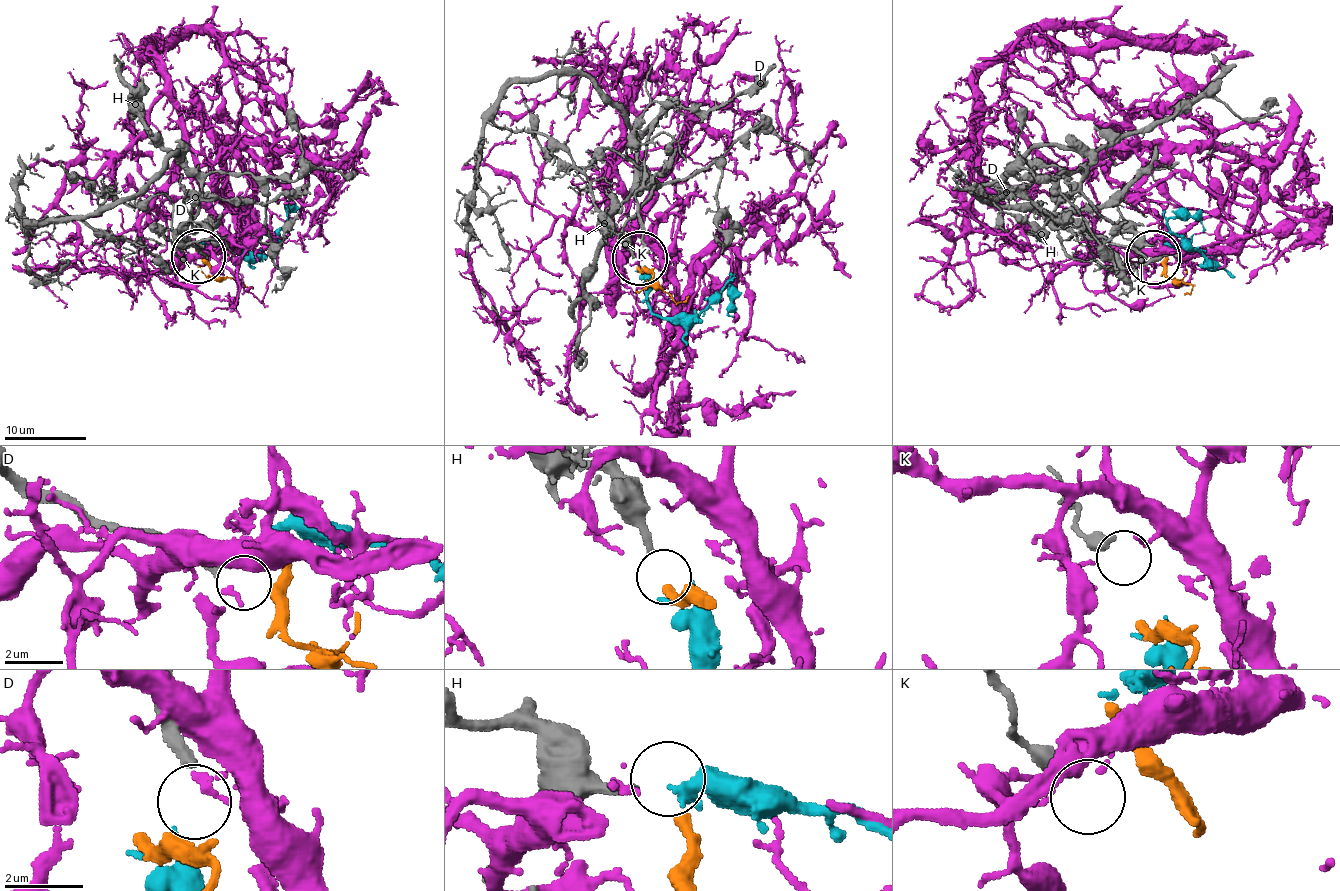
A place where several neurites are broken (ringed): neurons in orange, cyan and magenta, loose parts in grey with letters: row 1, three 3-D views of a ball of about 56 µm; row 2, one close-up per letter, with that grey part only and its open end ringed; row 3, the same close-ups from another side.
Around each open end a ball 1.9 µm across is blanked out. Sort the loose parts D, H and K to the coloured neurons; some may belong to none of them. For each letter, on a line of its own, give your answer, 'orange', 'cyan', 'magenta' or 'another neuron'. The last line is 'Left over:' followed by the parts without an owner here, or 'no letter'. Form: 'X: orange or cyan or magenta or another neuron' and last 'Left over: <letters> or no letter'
D: another neuron
H: cyan
K: another neuron
Left over: D, K

